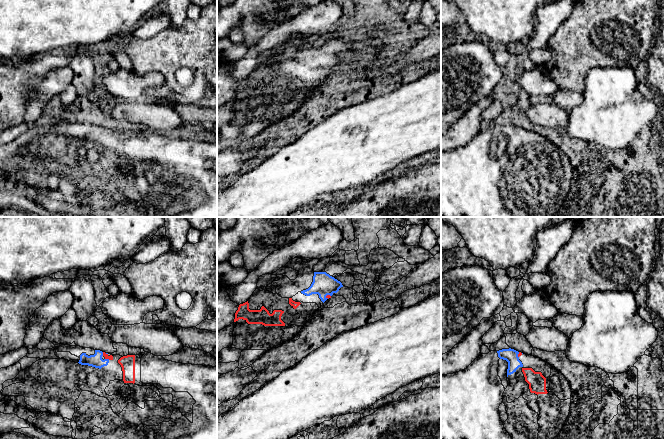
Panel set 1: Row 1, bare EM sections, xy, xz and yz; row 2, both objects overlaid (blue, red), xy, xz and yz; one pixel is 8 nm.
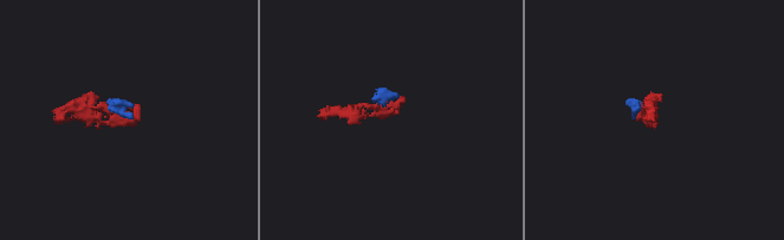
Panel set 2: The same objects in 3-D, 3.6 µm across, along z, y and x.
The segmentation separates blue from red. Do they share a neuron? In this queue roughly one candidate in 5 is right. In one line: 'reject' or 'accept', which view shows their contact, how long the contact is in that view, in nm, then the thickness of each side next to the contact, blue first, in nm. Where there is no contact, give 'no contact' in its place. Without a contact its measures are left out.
accept | xz | 50 nm | 180/30 nm

